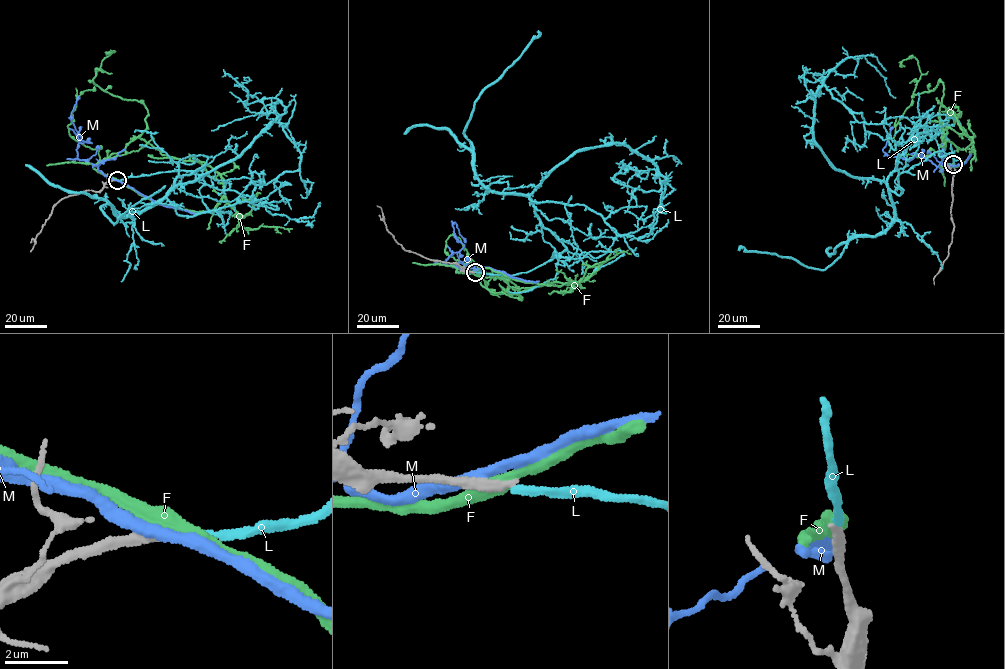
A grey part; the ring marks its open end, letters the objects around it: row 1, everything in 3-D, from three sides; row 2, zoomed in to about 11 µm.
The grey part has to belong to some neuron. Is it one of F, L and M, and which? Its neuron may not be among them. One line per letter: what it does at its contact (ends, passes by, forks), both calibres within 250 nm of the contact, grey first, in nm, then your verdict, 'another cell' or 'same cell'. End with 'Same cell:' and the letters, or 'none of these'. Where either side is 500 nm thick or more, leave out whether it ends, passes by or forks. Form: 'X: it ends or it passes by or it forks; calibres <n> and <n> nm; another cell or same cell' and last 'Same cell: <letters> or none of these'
F: it passes by; calibres 360 and 440 nm; another cell
L: it ends; calibres 240 and 240 nm; same cell
M: it passes by; calibres 280 and 340 nm; another cell
Same cell: L

